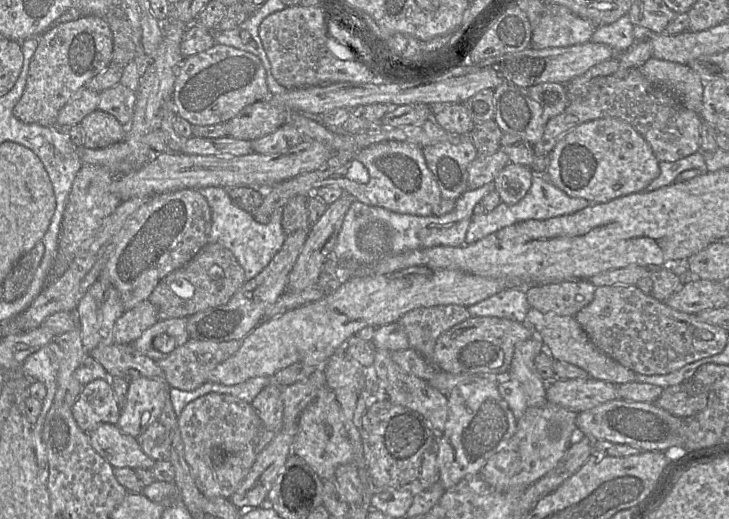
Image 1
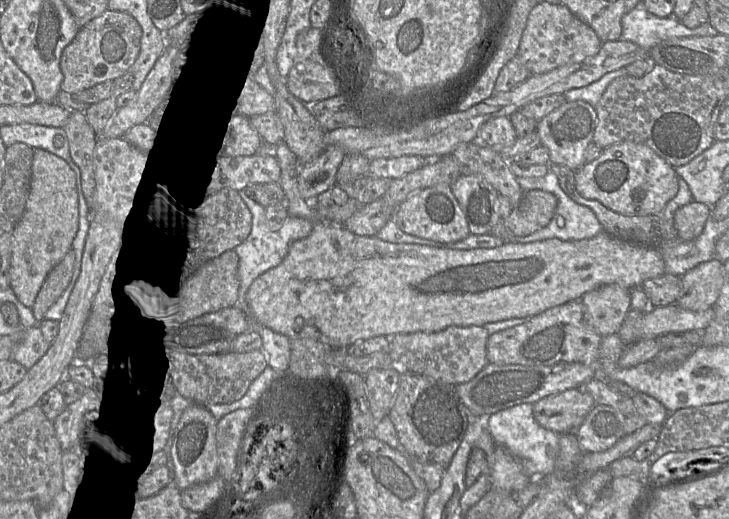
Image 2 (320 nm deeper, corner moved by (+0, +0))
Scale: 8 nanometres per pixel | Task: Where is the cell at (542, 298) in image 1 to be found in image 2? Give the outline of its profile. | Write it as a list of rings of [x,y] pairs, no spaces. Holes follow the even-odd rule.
[[[609,284],[581,297],[586,322],[602,337],[618,333],[631,309],[630,290],[617,284]]]

